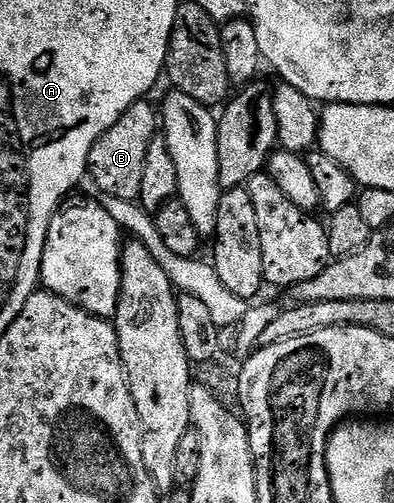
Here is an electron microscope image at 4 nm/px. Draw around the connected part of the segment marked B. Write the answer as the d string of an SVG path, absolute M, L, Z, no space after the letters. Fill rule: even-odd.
M143 101L132 105L132 109L128 109L124 117L120 117L120 121L116 121L116 125L112 125L112 129L108 129L100 141L96 141L90 154L89 178L94 178L95 185L104 194L111 195L111 200L135 202L140 193L140 181L144 177L144 157L148 157L148 145L152 145L159 131L160 111L155 104L153 107L150 101Z

